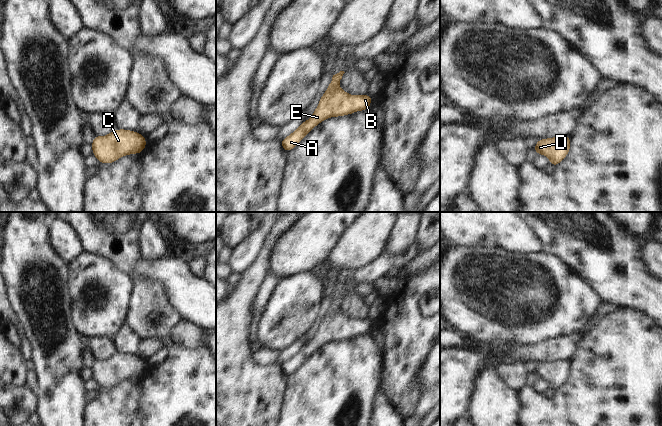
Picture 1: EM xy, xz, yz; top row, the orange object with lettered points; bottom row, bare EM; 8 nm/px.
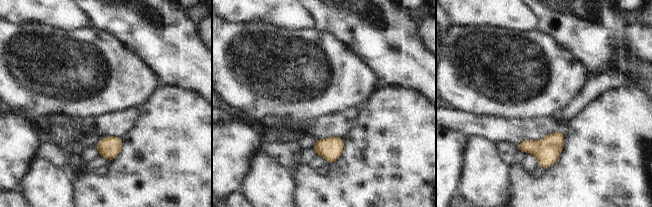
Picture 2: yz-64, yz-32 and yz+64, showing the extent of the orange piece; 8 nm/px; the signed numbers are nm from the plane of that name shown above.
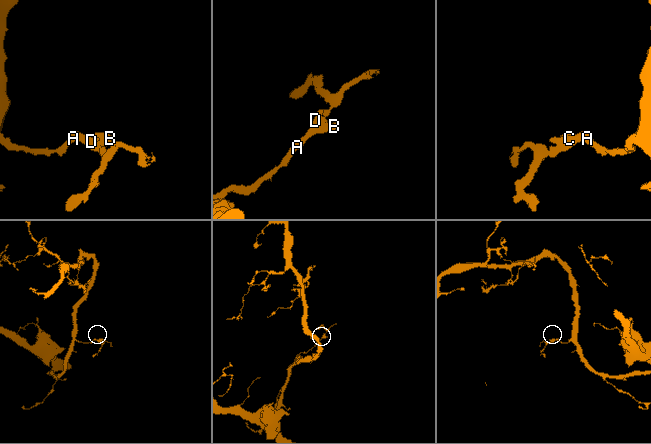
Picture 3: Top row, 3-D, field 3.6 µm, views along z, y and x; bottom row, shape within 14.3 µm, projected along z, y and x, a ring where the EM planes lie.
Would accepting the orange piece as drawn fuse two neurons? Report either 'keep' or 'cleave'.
keep

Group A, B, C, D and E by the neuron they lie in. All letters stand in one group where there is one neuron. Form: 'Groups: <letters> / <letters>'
Groups: A B C D E.

